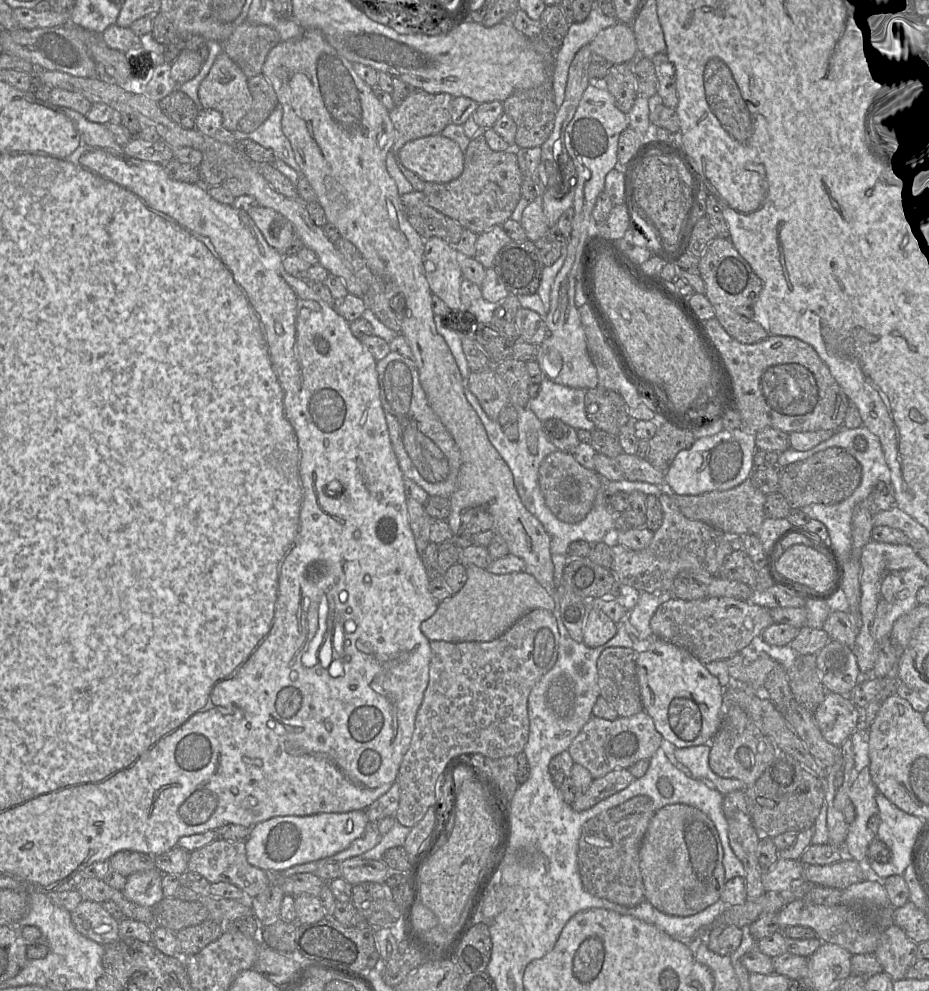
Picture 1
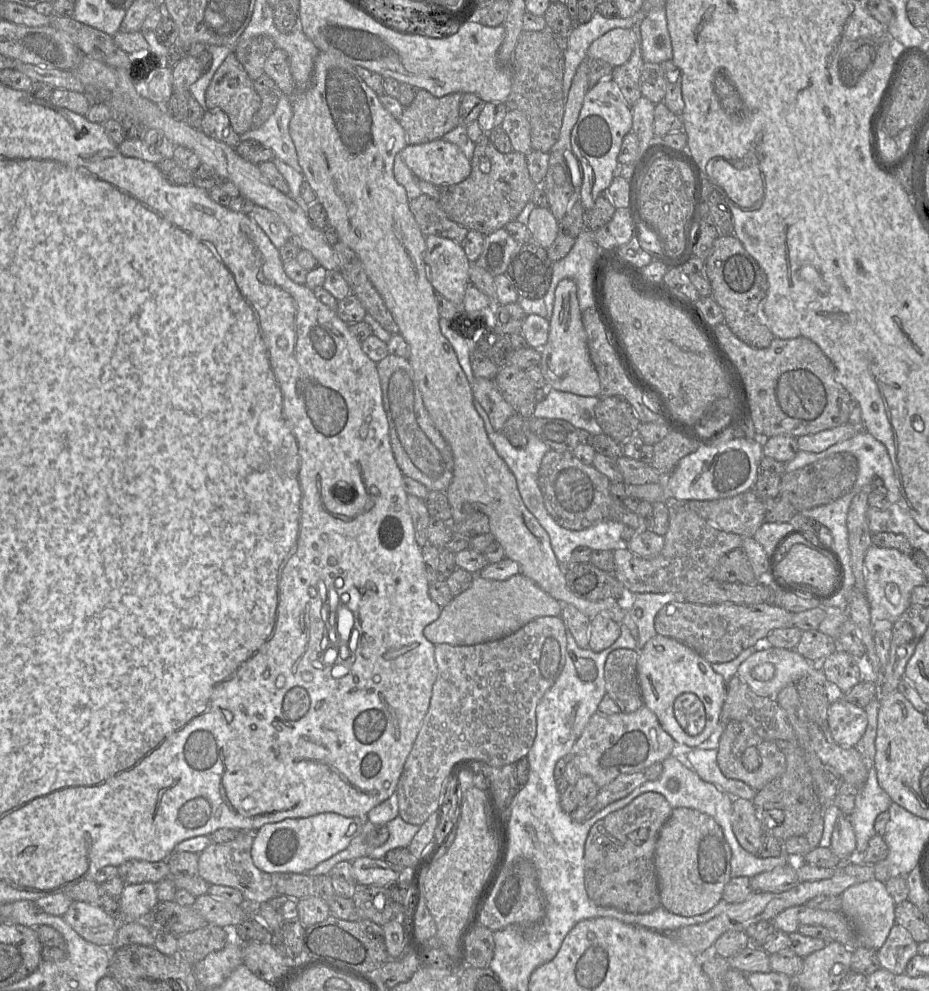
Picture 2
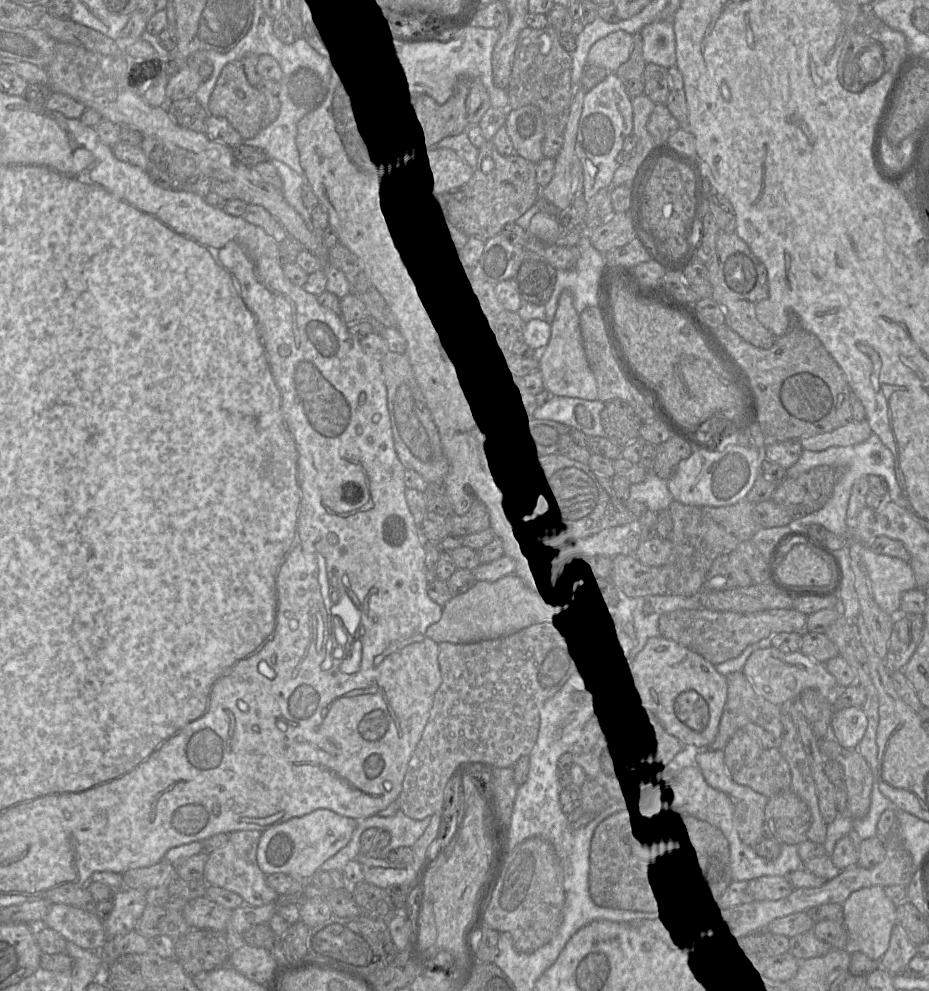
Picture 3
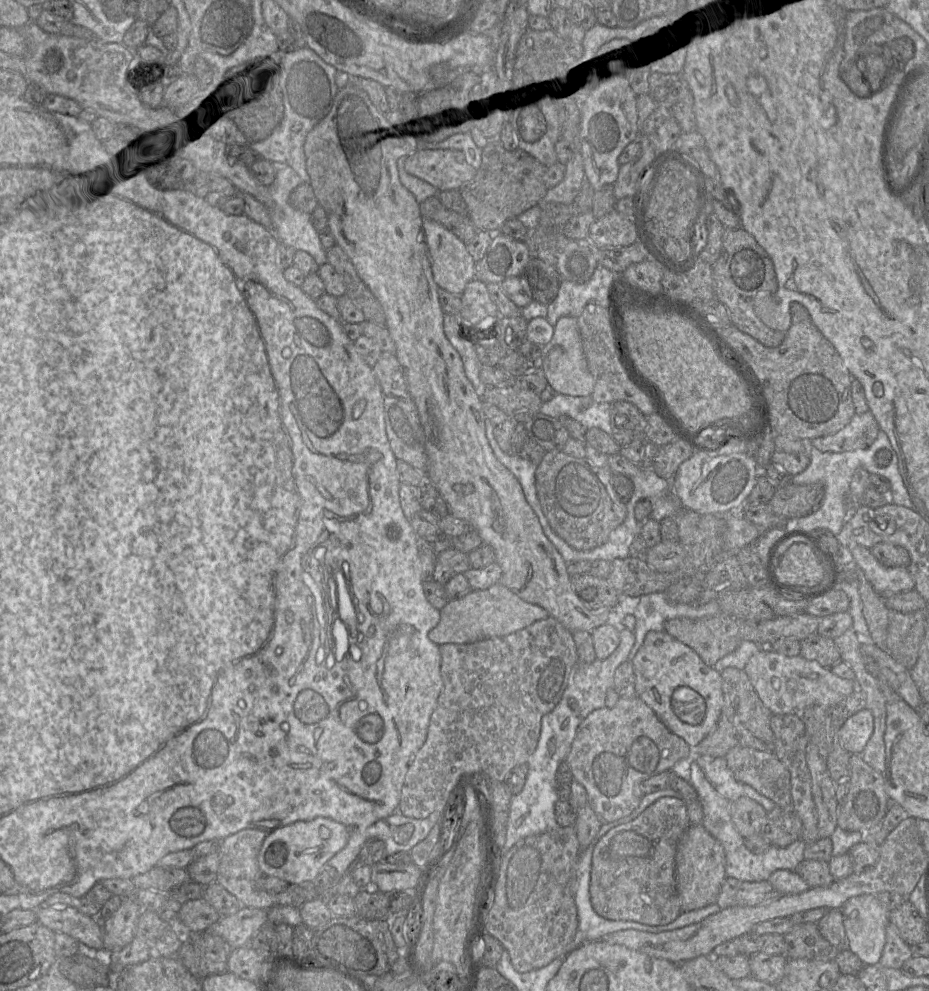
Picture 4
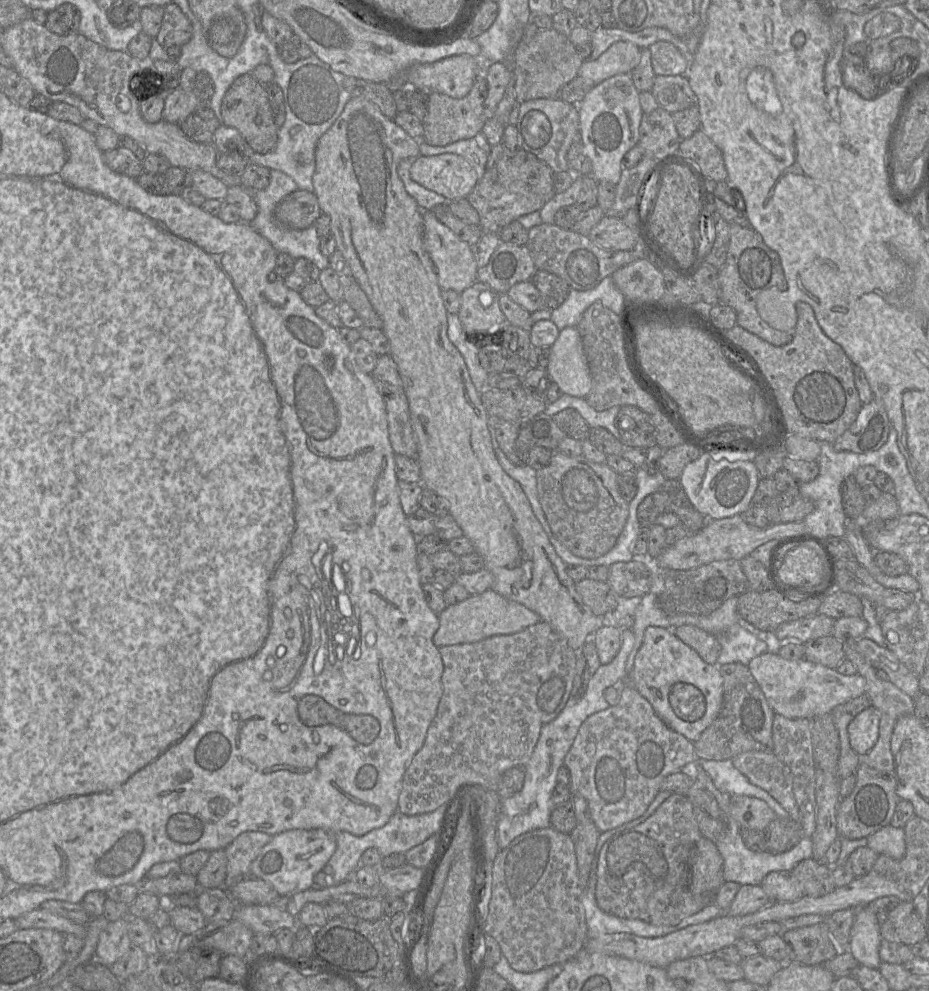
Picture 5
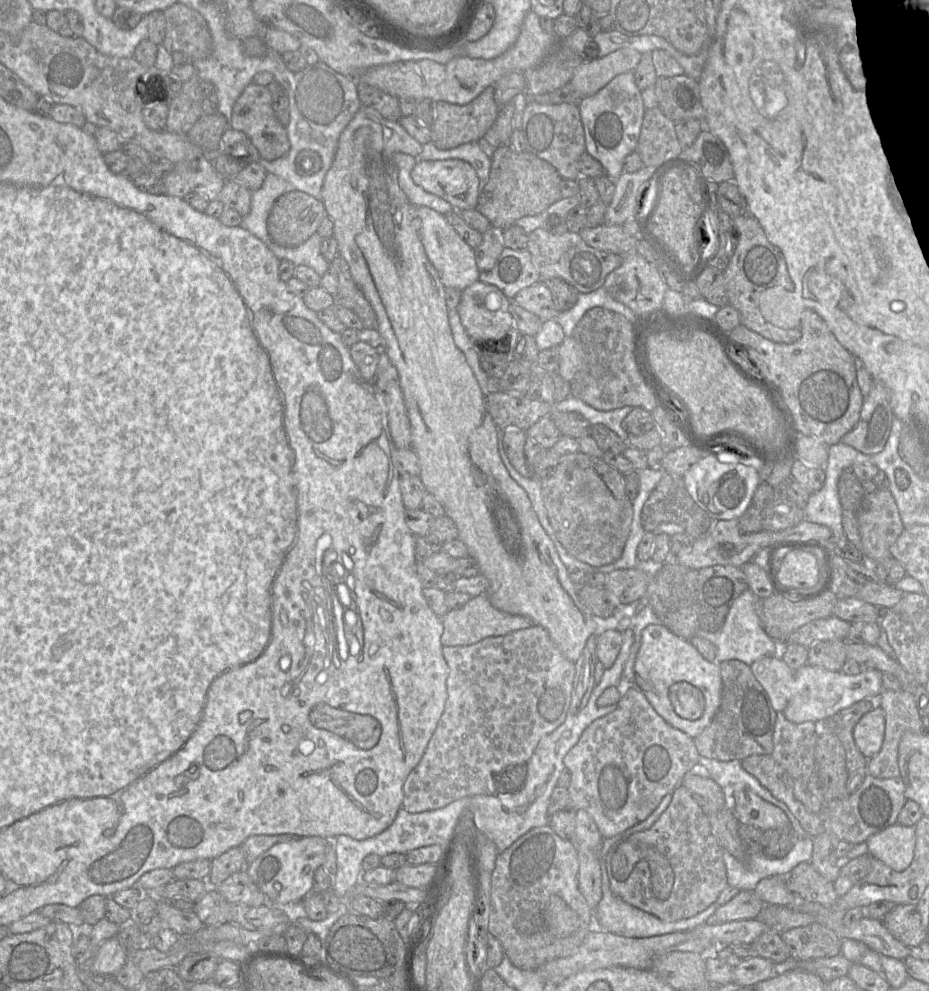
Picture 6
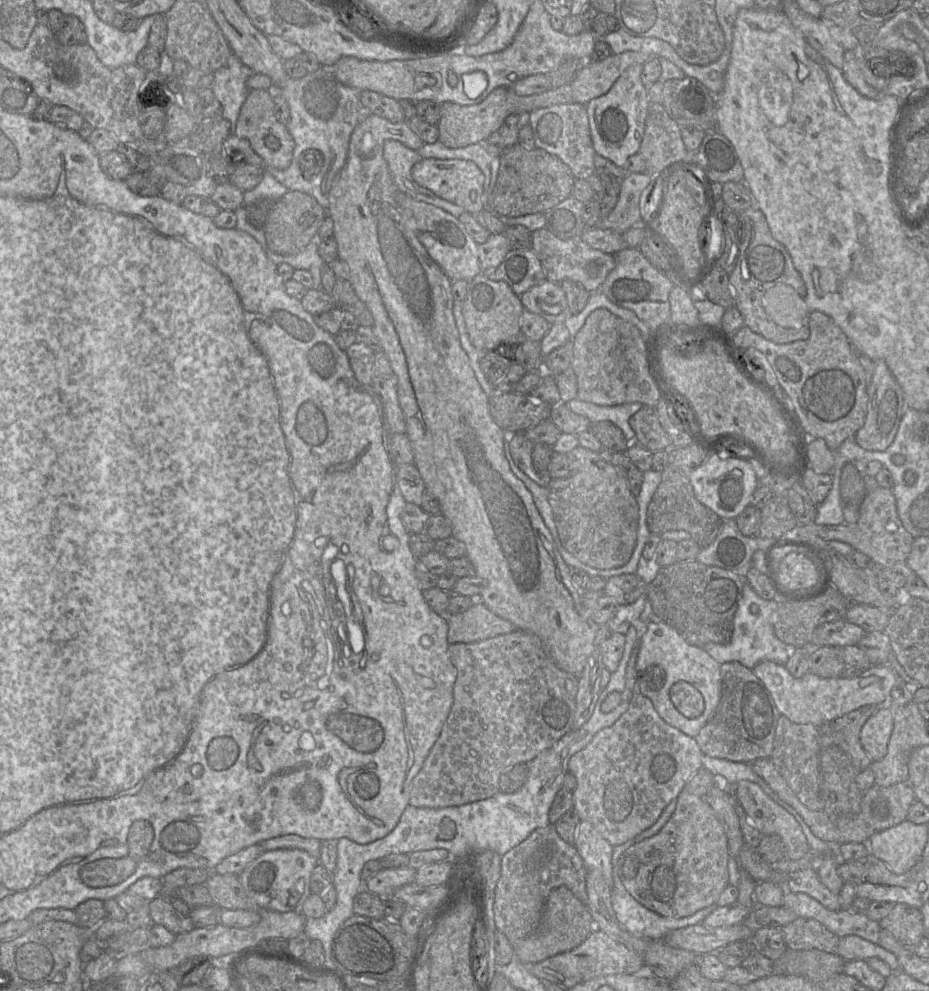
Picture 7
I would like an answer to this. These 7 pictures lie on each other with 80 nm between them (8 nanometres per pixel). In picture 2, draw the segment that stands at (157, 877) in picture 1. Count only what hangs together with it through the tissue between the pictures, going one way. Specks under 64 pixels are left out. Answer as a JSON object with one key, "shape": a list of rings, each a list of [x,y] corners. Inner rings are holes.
{"shape":[[[126,884],[118,899],[121,907],[120,923],[144,921],[159,901],[157,884]]]}

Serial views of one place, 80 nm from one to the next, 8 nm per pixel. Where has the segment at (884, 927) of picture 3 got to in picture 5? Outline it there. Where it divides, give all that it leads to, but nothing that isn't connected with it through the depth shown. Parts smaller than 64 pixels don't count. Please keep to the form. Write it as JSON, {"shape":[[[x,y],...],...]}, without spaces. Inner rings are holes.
{"shape":[[[869,906],[861,907],[856,911],[848,950],[861,966],[879,969],[881,965],[879,948],[880,923],[878,915]]]}

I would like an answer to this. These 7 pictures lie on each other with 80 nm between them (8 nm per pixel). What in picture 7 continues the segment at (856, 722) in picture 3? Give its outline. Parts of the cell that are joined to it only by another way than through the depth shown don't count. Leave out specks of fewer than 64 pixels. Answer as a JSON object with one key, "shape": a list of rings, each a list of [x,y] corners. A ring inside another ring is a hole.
{"shape":[[[889,707],[880,708],[863,725],[860,741],[872,761],[881,760],[887,754],[893,726],[894,719]]]}

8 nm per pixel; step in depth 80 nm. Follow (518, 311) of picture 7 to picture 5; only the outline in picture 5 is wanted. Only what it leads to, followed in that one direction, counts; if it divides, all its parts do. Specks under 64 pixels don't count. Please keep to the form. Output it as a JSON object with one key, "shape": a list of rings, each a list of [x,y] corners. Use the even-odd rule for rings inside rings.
{"shape":[[[475,281],[461,296],[458,318],[467,335],[498,335],[507,324],[499,305],[499,294],[488,285]]]}

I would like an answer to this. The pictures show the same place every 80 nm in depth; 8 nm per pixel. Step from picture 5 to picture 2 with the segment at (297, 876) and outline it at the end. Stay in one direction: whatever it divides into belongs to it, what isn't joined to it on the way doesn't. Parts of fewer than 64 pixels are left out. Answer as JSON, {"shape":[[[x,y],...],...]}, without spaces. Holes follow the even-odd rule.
{"shape":[[[333,812],[309,817],[287,818],[268,823],[254,832],[251,857],[254,865],[268,874],[303,874],[347,848],[361,833],[365,817],[345,817]]]}

